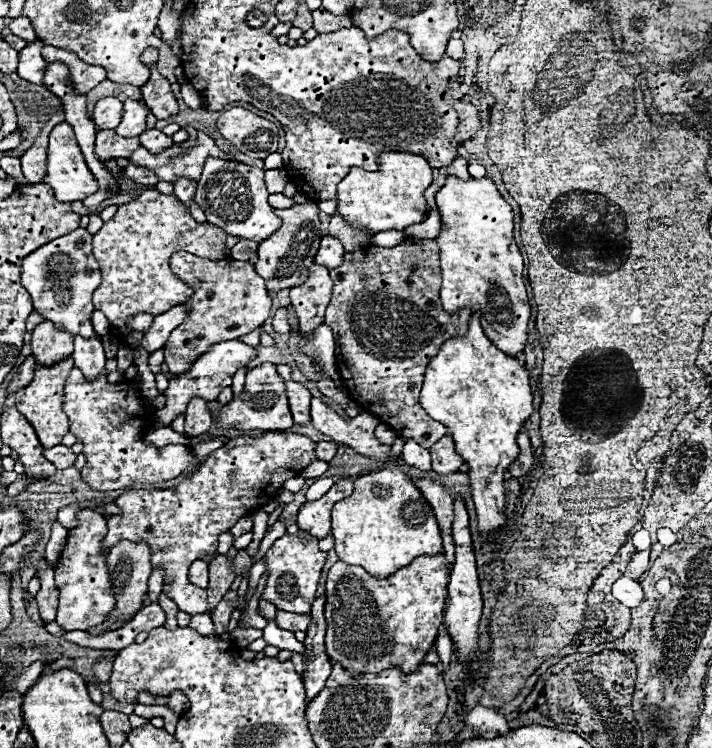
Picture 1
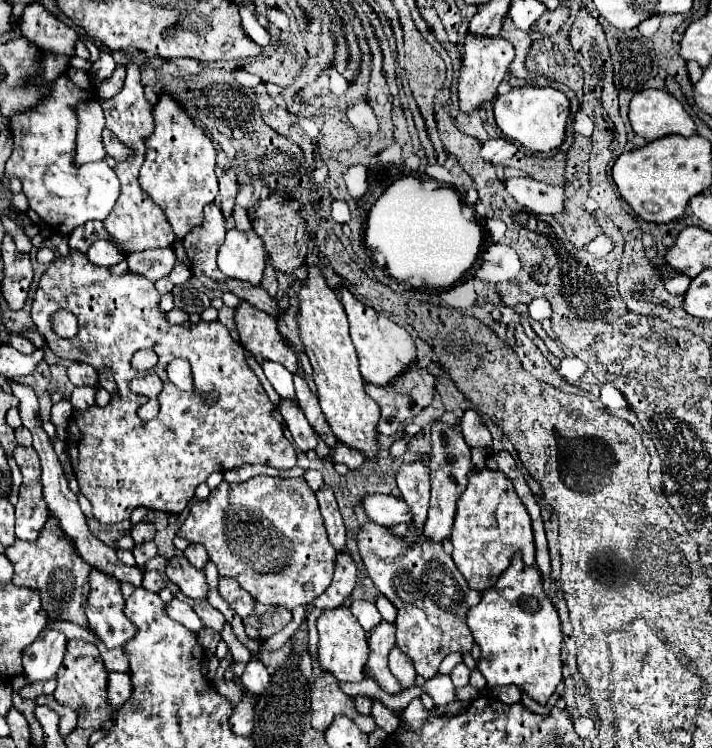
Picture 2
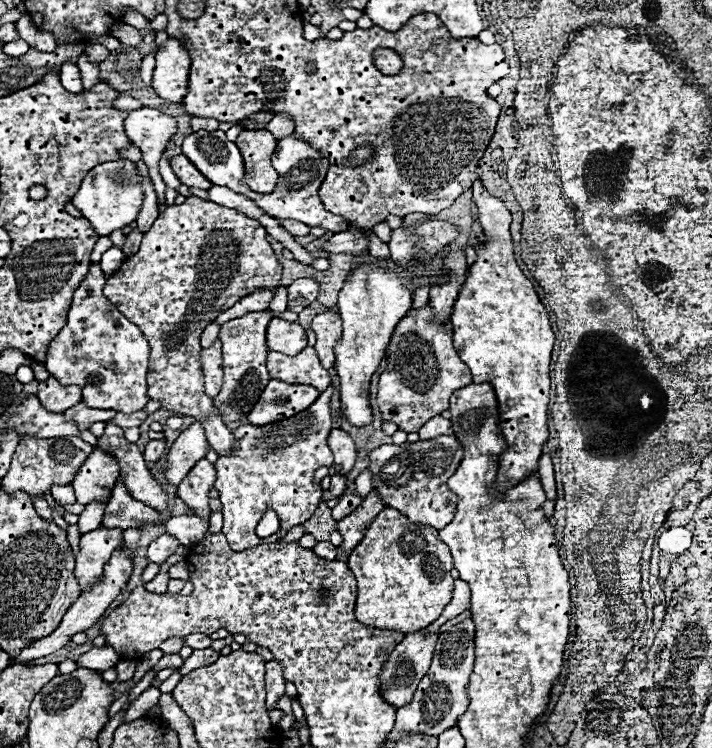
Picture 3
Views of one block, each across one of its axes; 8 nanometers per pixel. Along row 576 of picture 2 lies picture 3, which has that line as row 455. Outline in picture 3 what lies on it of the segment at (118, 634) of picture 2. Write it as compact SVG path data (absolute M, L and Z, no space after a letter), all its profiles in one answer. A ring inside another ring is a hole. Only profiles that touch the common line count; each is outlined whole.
M96 448L72 480L76 500L84 506L96 500L98 502L110 500L118 476L120 476L120 466L114 460L114 456L106 450Z

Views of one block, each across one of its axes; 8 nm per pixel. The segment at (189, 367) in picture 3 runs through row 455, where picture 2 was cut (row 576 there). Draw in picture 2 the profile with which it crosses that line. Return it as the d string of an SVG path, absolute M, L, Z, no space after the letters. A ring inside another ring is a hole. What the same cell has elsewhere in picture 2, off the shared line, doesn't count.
M220 576L218 592L240 618L246 618L254 612L254 598L250 598L250 594L244 588L240 588L234 578Z

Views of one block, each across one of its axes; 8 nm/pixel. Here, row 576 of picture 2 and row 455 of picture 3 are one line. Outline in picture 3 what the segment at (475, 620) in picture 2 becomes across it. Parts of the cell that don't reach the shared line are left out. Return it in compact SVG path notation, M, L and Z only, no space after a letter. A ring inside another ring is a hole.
M474 180L474 202L478 206L478 220L486 232L486 242L482 250L478 248L478 260L470 266L468 278L460 288L450 316L454 328L454 348L464 364L472 370L474 382L488 382L494 386L498 398L498 432L504 436L506 448L498 460L498 472L494 488L506 492L506 488L534 476L538 470L538 460L542 456L542 446L548 440L548 400L550 400L550 356L554 346L554 332L546 308L542 306L532 282L522 274L514 258L514 246L510 238L512 216L504 202L490 196L480 180Z

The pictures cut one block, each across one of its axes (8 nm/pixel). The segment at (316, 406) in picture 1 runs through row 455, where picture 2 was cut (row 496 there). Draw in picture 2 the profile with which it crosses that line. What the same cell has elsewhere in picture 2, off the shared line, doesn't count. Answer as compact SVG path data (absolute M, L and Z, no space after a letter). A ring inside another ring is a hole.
M366 494L362 496L362 506L370 522L382 526L394 526L400 522L410 522L410 510L402 498L386 494Z

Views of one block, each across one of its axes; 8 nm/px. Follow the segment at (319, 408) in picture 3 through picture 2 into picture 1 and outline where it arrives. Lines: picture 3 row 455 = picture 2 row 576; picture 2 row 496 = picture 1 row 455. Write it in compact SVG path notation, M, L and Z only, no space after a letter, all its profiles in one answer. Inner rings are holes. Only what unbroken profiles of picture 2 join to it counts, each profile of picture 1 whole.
M264 432L262 436L234 436L222 448L210 452L206 462L168 490L134 488L116 498L124 510L120 516L110 516L108 534L102 542L106 548L118 540L146 540L152 548L152 566L162 566L166 580L172 580L168 596L182 612L204 614L208 610L206 590L188 582L188 568L200 554L214 554L218 536L230 530L242 516L254 514L282 490L282 484L316 460L316 442L294 432Z

